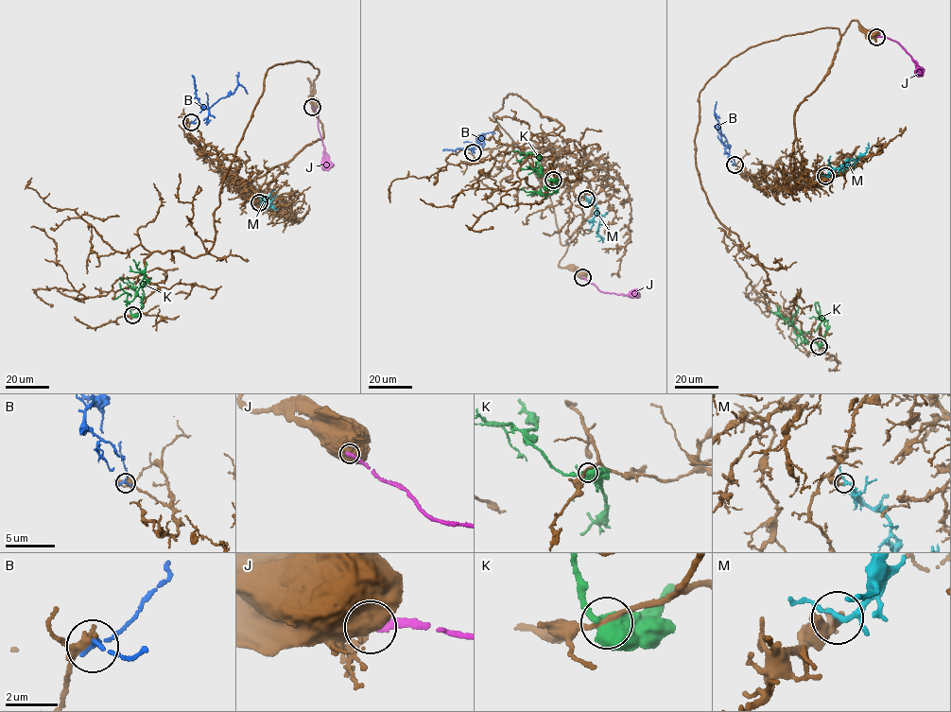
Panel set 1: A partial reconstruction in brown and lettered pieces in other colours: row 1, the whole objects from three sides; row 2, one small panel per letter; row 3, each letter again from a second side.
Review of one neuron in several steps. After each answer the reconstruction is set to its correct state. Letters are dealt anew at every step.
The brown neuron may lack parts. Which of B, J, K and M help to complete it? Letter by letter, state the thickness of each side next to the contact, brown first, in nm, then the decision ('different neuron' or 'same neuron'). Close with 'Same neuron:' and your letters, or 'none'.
B: 280/160 nm | different neuron
J: 90/340 nm | different neuron
K: 180/600 nm | different neuron
M: 120/180 nm | same neuron
Same neuron: M

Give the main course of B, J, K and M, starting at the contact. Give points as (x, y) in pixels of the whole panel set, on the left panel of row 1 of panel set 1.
B: (191, 122), (204, 108), (208, 109), (233, 92), (238, 72)
J: (312, 107), (317, 113), (323, 147), (323, 165), (328, 170)
K: (132, 315), (127, 303), (135, 297), (140, 286), (148, 283), (132, 259)
M: (259, 202), (265, 199), (269, 204), (266, 201), (276, 194)

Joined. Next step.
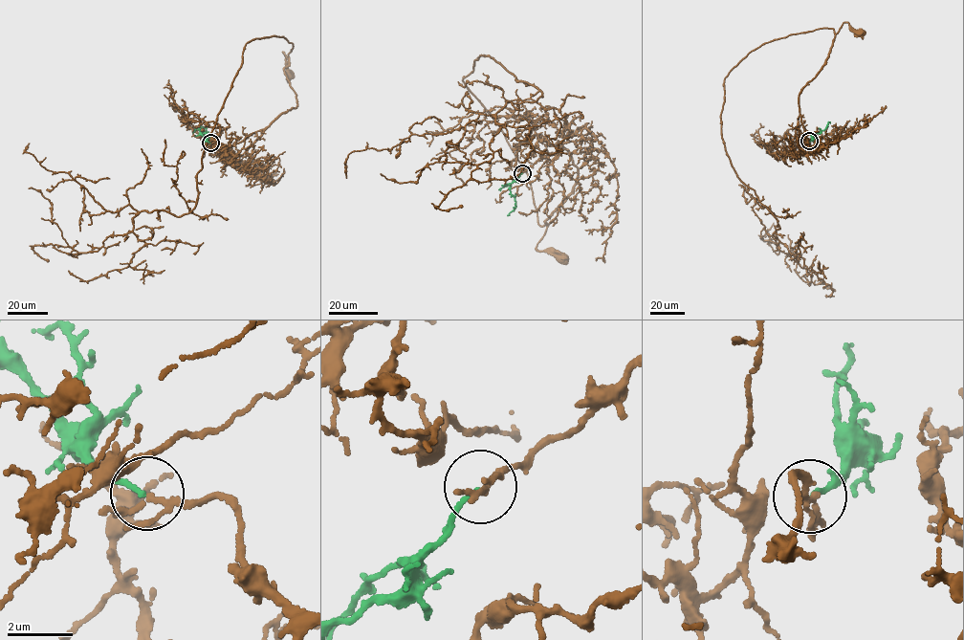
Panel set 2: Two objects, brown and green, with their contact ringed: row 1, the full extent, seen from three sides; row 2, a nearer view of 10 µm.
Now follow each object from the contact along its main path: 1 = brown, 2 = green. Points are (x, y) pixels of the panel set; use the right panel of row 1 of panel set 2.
1: (809, 142), (806, 146), (799, 107), (802, 89), (824, 63), (836, 33), (844, 22), (860, 33)
2: (810, 142), (812, 134), (820, 133), (829, 121)

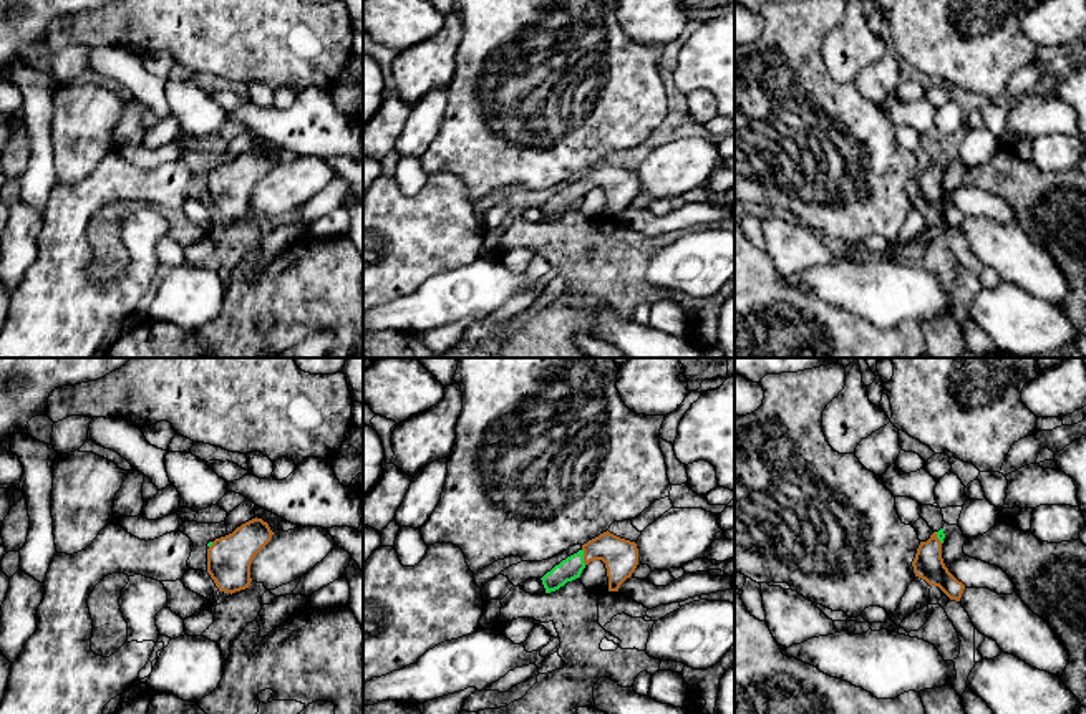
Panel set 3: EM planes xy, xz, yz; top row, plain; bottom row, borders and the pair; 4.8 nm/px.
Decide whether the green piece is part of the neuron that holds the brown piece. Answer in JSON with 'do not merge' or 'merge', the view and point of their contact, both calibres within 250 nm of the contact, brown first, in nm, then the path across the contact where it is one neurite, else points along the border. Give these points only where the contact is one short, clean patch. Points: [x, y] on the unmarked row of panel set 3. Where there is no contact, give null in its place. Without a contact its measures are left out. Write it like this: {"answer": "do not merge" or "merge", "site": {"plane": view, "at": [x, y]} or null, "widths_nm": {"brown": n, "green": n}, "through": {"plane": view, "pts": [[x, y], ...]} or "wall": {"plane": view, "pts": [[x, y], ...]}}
{"answer": "merge", "site": {"plane": "xz", "at": [584, 186]}, "widths_nm": {"brown": 170, "green": 110}, "through": {"plane": "xz", "pts": [[620, 186], [584, 186], [569, 197]]}}

